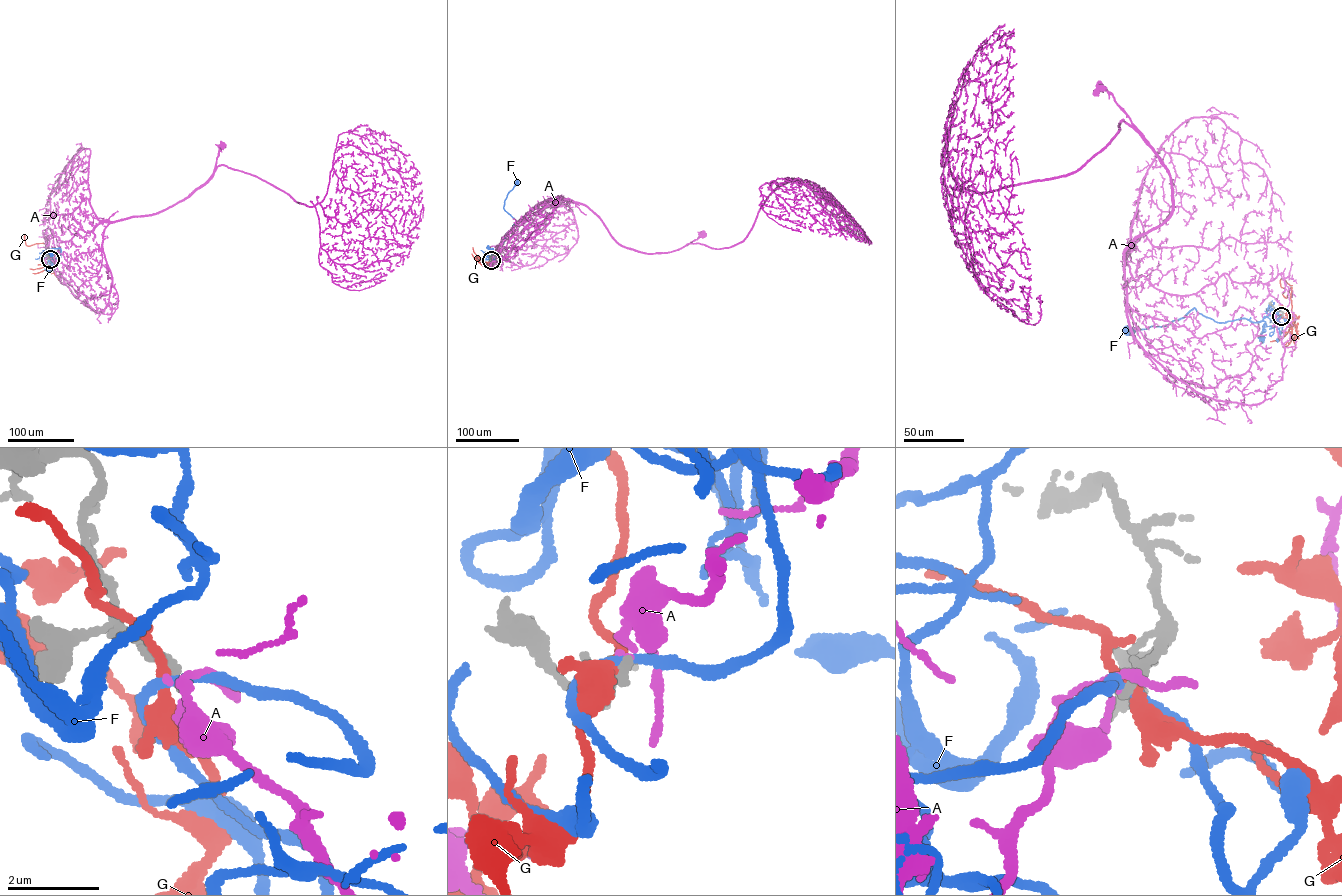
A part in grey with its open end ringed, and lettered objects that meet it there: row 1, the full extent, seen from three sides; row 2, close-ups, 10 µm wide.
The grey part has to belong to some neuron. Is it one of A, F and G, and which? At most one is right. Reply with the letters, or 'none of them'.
none of them

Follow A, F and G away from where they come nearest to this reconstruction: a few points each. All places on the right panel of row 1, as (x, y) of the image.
A: (1281, 316), (1282, 376), (1257, 404), (1201, 395), (1144, 349), (1123, 253), (1165, 223), (1173, 190), (1100, 87)
F: (1282, 316), (1265, 317), (1257, 322), (1241, 318), (1216, 322), (1194, 308), (1164, 326), (1128, 332)
G: (1282, 316), (1293, 323), (1291, 288), (1285, 298), (1282, 294), (1285, 289), (1280, 286), (1280, 280), (1292, 285)

